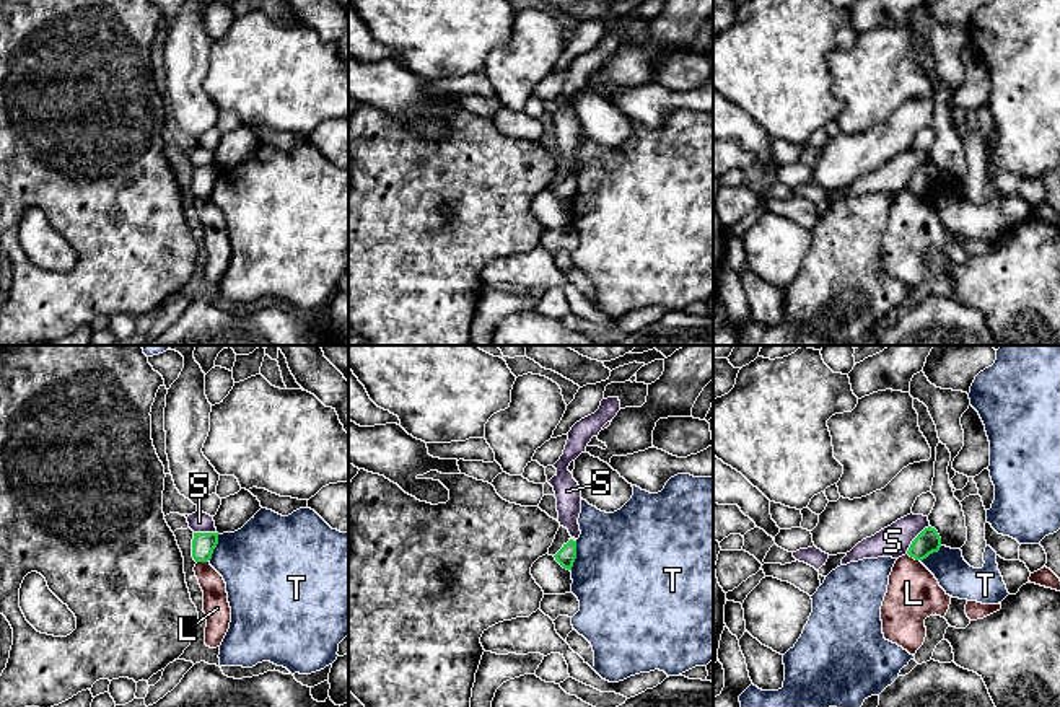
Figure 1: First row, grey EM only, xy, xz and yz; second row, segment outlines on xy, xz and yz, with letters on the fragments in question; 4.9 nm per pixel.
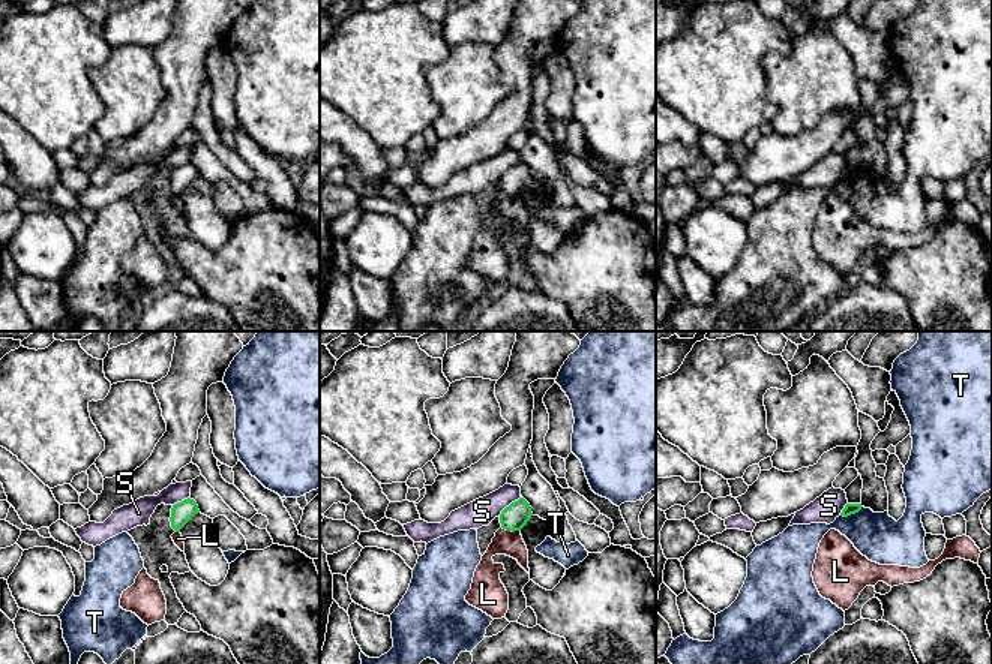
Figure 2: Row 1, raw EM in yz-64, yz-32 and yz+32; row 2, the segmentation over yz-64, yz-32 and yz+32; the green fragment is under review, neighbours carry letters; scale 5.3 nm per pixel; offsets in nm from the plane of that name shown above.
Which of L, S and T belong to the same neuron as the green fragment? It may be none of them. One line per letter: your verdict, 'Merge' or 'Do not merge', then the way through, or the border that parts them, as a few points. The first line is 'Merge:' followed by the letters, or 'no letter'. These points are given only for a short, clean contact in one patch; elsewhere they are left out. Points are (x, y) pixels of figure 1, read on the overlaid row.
Merge: no letter
L: Do not merge. Boundary: yz (907, 553), (919, 561)
S: Do not merge
T: Do not merge

